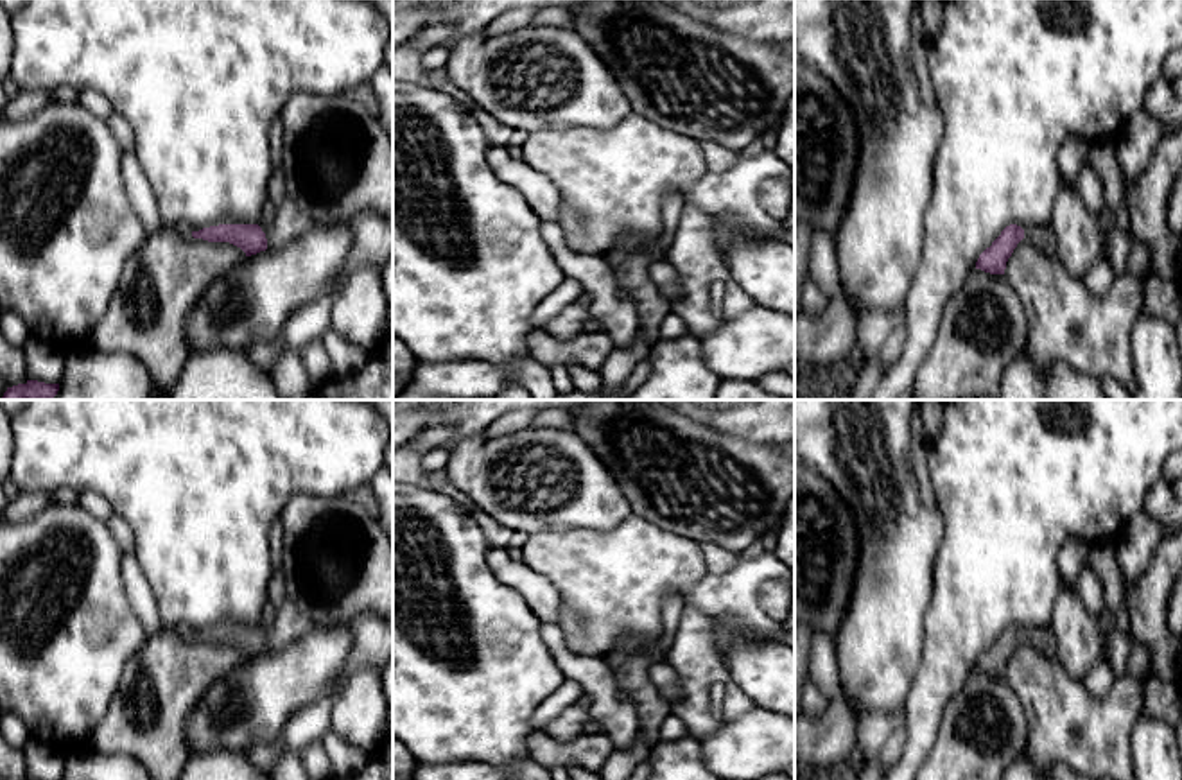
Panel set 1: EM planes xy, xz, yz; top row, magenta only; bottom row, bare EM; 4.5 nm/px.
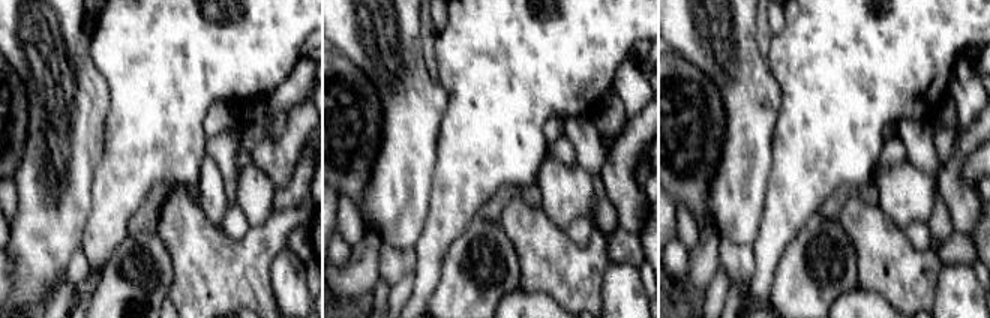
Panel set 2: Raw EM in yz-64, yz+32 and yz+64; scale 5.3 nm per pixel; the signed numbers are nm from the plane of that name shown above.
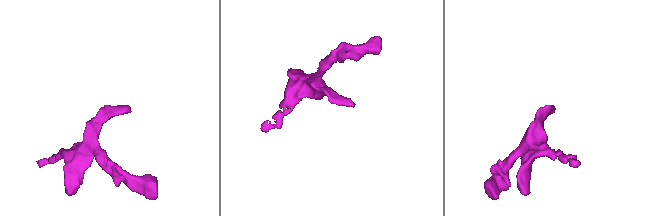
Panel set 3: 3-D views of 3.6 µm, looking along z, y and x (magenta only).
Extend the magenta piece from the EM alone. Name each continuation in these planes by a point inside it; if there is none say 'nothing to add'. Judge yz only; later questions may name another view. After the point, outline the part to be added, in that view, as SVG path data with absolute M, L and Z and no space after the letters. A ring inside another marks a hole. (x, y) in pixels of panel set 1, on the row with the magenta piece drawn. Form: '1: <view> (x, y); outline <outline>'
1: yz (1042, 237); outline M1051 224L1026 228L1024 238L1033 242L1046 255L1056 256L1056 235Z

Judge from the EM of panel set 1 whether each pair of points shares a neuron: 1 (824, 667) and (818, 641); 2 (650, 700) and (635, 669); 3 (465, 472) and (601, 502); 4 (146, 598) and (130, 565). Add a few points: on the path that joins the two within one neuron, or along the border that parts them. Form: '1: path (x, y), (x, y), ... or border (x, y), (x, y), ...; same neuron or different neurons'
1: path (824, 660), (822, 648); same neuron
2: path (643, 693), (635, 676); same neuron
3: path (499, 476), (510, 481), (549, 468), (569, 479); same neuron
4: path (139, 590), (131, 572); same neuron

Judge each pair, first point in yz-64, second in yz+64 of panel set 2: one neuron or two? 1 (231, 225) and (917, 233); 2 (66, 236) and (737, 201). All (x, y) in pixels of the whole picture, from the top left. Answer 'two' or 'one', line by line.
1: one
2: one

